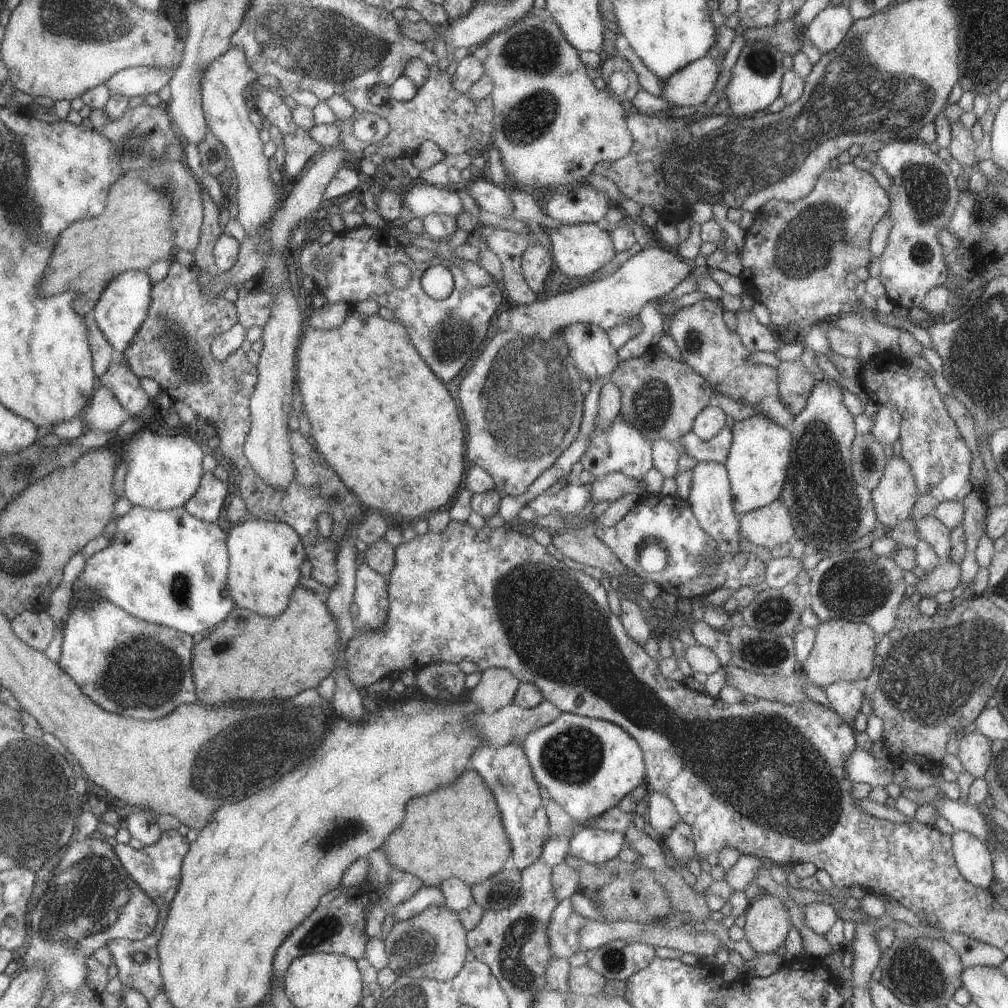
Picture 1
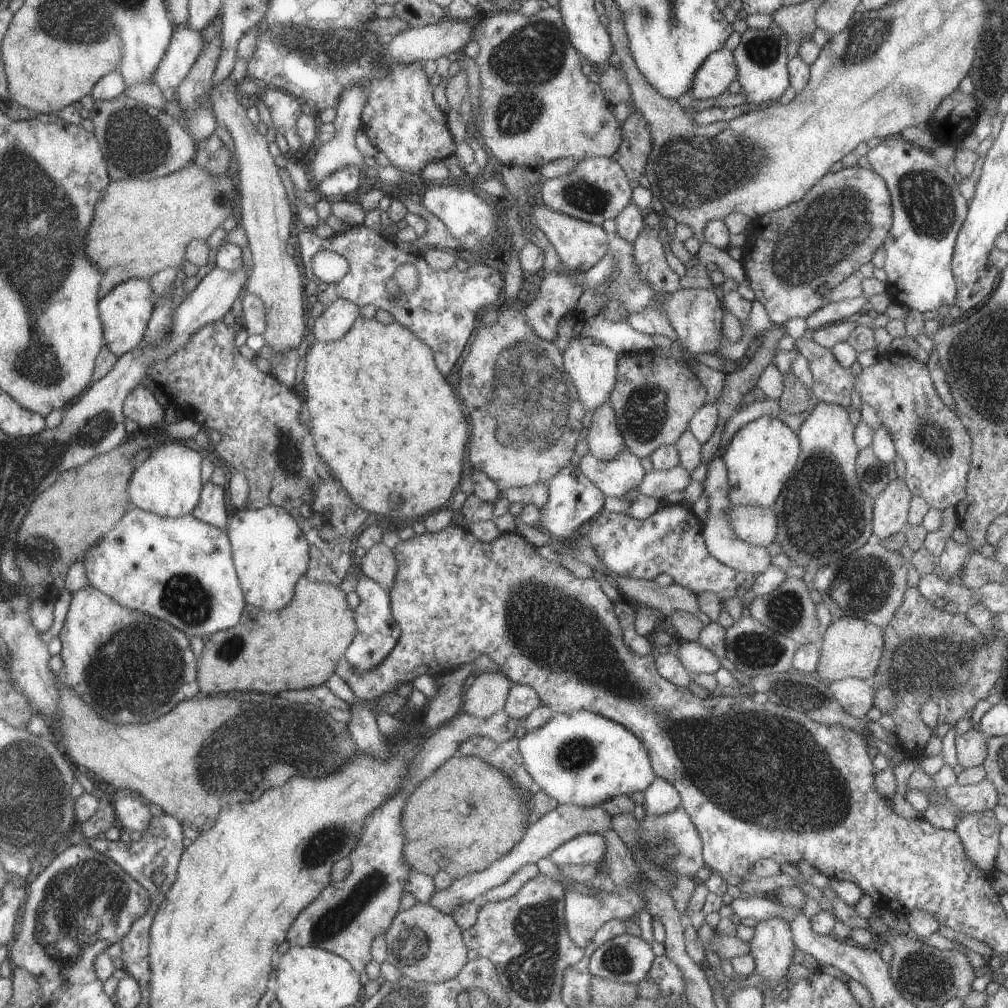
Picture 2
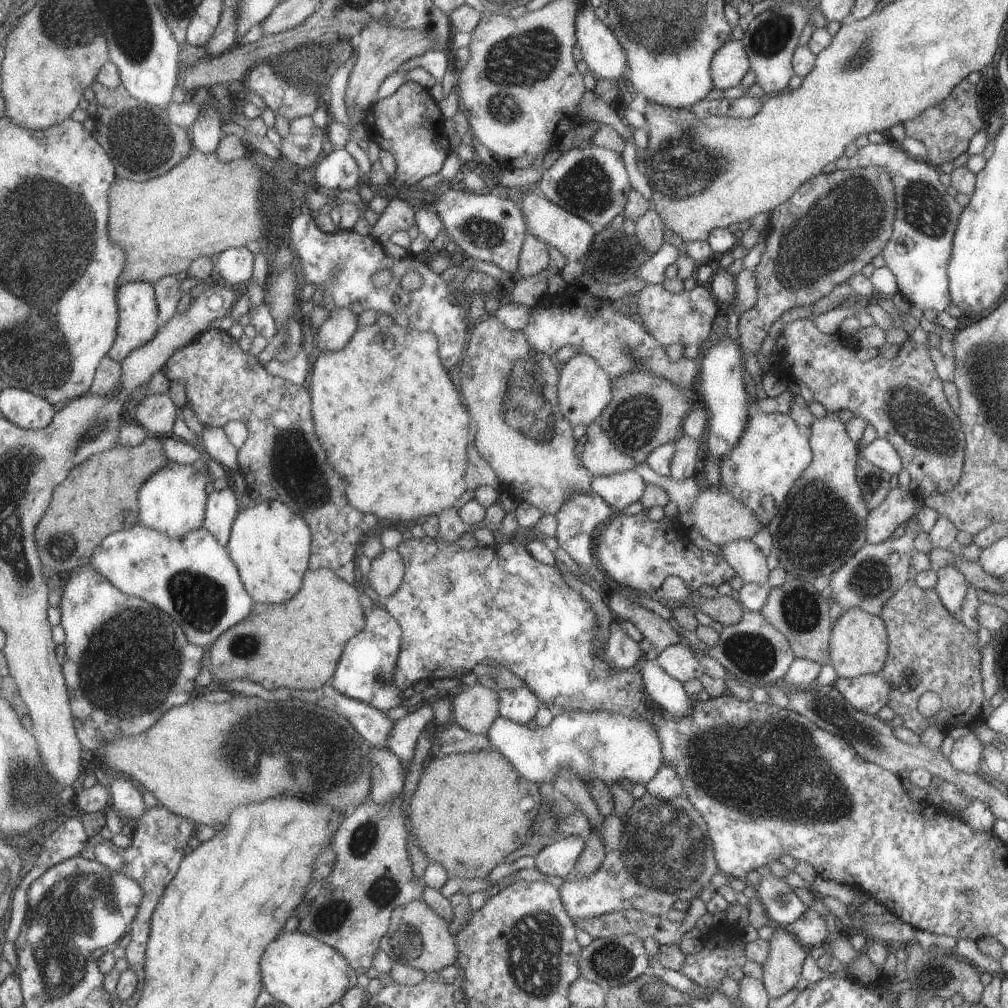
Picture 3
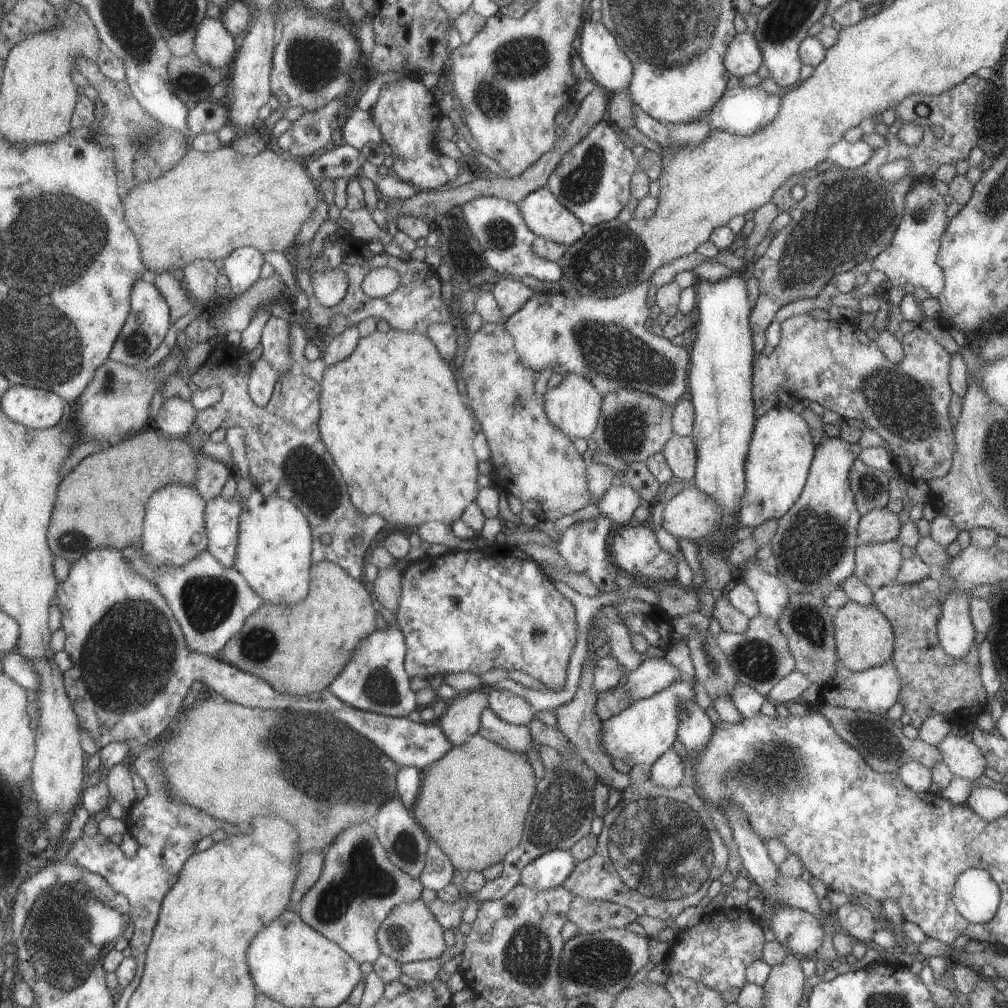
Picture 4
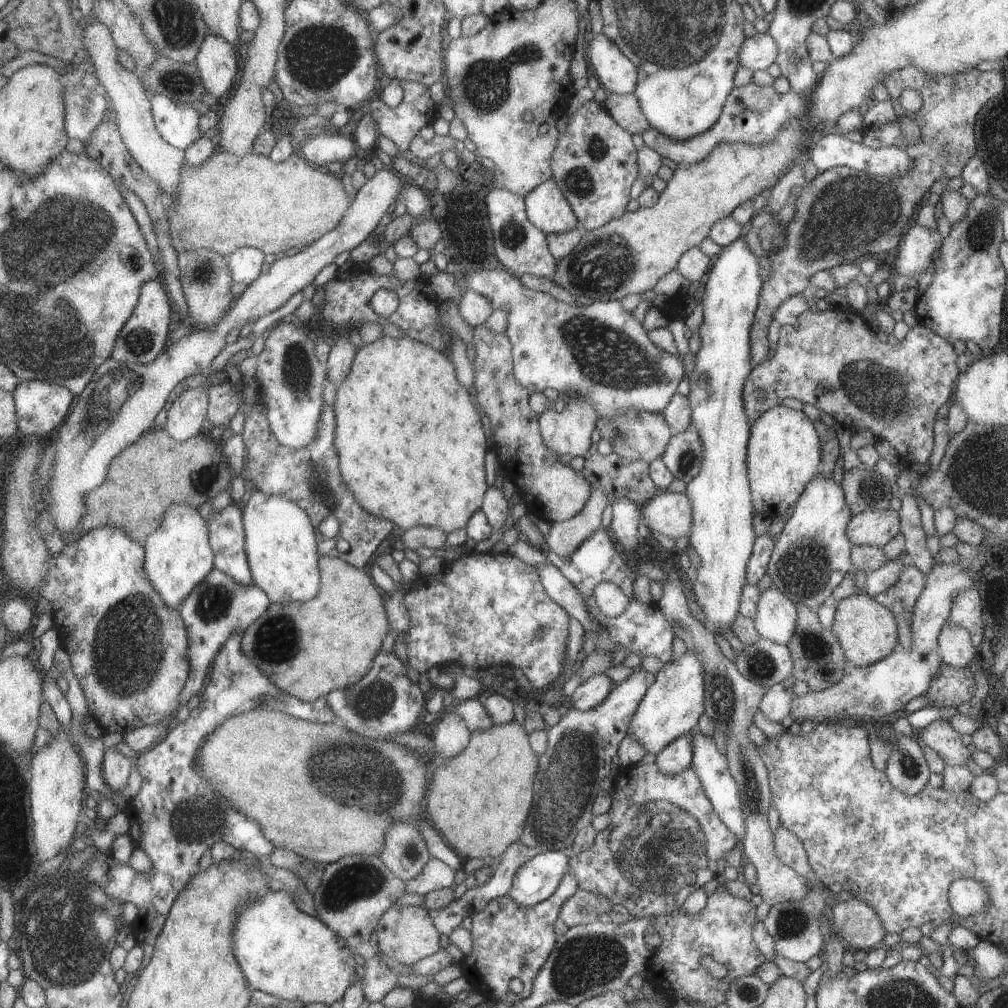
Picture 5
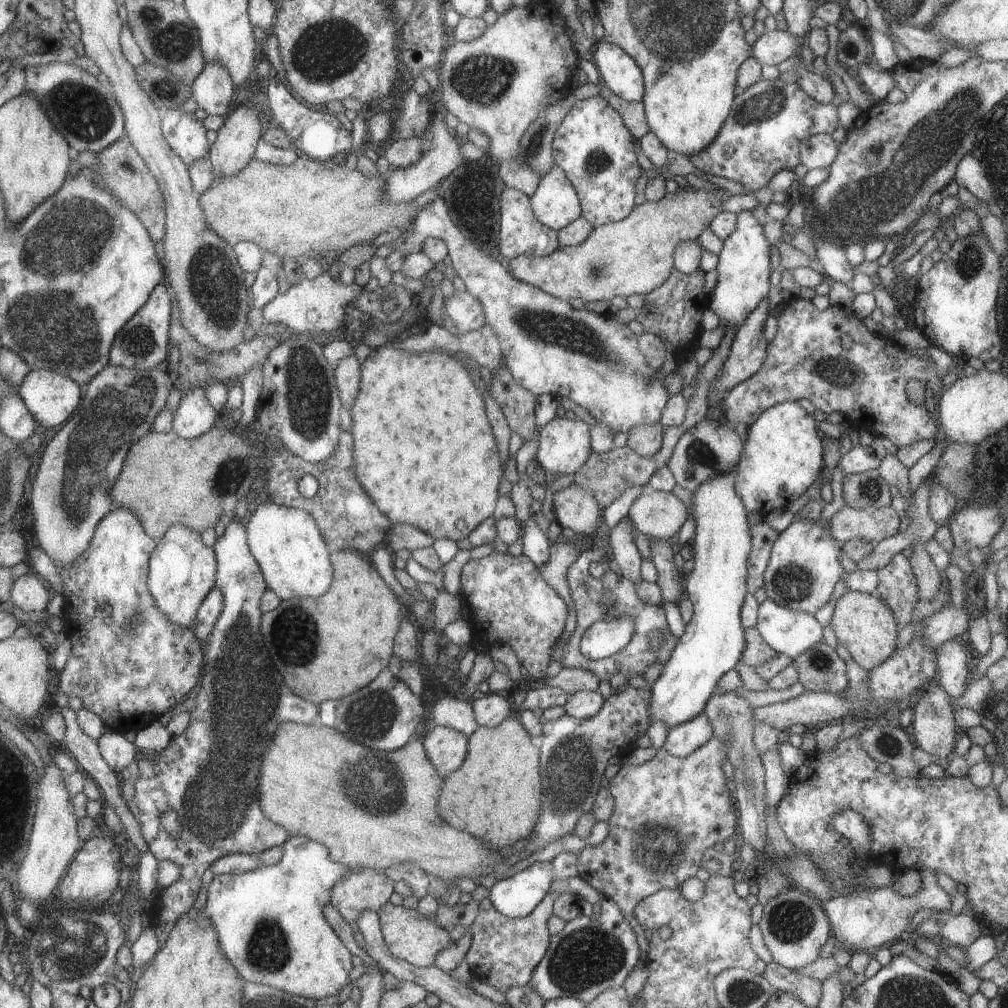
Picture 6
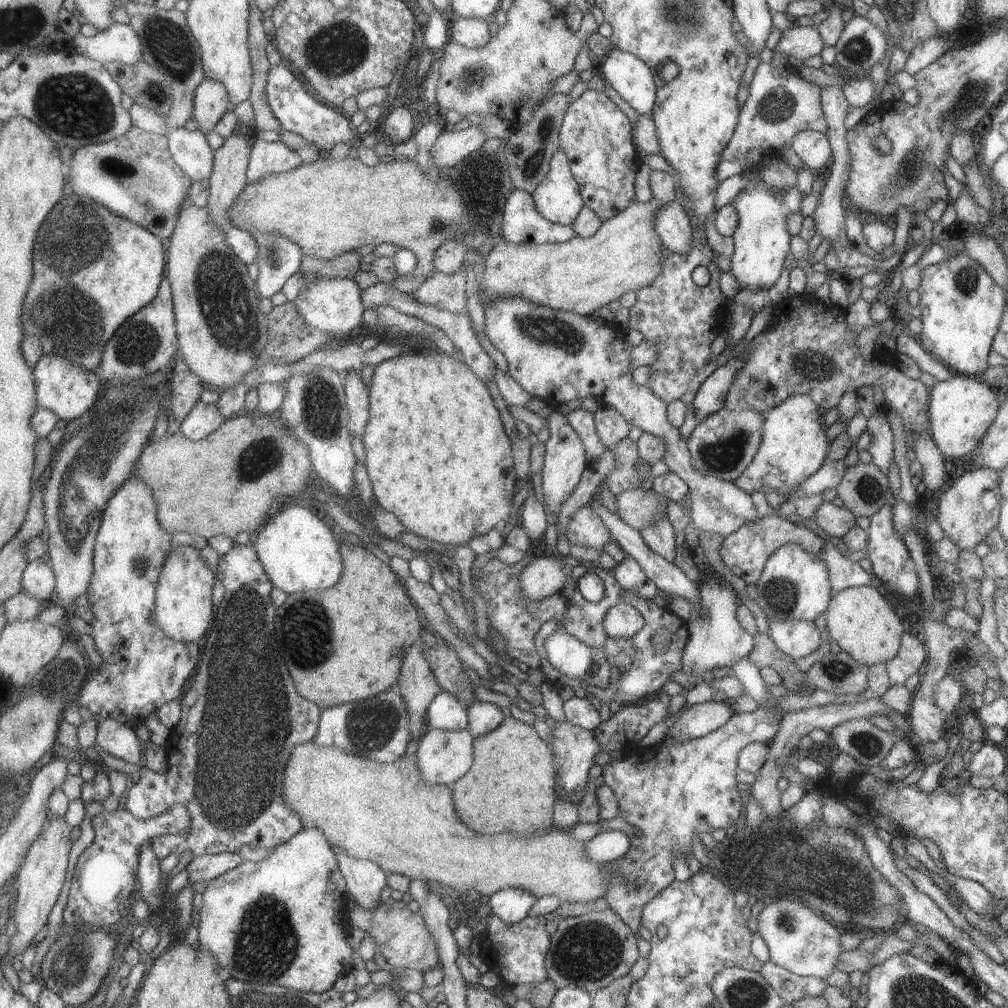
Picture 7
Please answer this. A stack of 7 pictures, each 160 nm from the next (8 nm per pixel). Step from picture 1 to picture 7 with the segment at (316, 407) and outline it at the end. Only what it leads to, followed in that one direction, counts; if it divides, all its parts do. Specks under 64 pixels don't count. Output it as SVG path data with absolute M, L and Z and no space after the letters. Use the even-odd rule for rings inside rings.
M423 351L411 355L400 355L380 364L373 371L373 384L369 388L369 420L365 424L365 432L361 443L365 446L366 474L370 481L375 503L397 518L397 521L409 532L442 545L464 545L473 536L486 534L495 528L499 520L507 519L512 498L518 491L519 481L513 469L512 446L504 431L499 411L493 404L492 398L485 384L458 360L454 360L445 353L433 352L426 354Z

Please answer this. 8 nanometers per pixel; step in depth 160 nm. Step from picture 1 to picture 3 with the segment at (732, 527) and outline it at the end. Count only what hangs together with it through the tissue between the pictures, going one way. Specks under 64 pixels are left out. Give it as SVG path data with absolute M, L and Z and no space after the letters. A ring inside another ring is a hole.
M739 539L719 546L718 554L747 583L767 585L765 557L749 539Z

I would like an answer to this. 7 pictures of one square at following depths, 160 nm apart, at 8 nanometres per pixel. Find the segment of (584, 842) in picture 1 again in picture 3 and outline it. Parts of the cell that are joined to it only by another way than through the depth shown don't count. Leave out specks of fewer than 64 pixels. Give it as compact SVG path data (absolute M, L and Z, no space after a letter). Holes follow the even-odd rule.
M567 835L554 843L544 844L535 854L535 869L545 876L574 874L574 864L583 850L585 839L579 835Z

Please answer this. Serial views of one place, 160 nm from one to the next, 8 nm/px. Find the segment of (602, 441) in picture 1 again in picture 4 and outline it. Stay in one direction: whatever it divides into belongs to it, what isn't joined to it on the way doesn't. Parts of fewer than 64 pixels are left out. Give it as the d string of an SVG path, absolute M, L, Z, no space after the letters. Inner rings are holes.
M614 482L596 502L598 510L607 515L613 522L613 527L617 528L627 523L633 523L633 511L643 503L639 494L629 485Z

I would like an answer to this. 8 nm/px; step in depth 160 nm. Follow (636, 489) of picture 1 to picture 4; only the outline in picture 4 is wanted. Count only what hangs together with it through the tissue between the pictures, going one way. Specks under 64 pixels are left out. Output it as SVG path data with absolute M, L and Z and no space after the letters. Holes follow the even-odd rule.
M672 433L661 451L673 476L681 478L684 483L694 478L697 457L691 437L682 437Z

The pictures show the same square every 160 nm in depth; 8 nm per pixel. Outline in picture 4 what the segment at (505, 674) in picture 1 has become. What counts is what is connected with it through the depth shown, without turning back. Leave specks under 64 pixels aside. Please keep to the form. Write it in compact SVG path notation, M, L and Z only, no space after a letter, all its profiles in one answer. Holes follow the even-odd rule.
M484 688L461 692L437 720L452 746L463 744L469 735L478 732L481 711L488 707L486 693Z

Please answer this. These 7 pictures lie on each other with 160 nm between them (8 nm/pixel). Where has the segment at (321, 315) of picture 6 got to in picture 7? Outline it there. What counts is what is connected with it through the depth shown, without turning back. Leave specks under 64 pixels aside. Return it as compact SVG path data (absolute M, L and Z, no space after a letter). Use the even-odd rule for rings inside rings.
M333 278L329 280L313 280L303 287L292 301L297 314L307 326L313 326L327 334L343 336L361 324L364 310L360 300L361 294L353 279Z

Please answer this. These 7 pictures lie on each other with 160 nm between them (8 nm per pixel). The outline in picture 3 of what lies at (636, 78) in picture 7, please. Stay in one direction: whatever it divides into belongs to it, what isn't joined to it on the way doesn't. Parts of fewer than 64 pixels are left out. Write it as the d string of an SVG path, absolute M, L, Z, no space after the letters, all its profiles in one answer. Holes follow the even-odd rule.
M579 6L574 31L582 59L595 78L617 80L627 73L622 46L607 23L595 17L591 6Z

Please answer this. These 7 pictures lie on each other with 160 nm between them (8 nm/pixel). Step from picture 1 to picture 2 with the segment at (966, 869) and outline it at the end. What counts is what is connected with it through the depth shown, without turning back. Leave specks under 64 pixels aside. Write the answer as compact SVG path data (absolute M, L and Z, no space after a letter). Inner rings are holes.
M991 810L966 814L956 821L954 828L964 848L965 858L986 875L995 868L994 860L1000 847L999 827L1000 822Z

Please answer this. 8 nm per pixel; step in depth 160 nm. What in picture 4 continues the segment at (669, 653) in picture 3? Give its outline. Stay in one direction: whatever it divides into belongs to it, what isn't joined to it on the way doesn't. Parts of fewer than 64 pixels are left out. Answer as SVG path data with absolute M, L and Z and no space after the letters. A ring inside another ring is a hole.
M665 657L646 658L636 669L626 672L622 682L623 685L627 686L629 694L631 694L632 701L630 702L633 702L634 700L654 695L661 689L666 689L673 682L679 681L680 678L683 679L684 676L682 668L674 667Z

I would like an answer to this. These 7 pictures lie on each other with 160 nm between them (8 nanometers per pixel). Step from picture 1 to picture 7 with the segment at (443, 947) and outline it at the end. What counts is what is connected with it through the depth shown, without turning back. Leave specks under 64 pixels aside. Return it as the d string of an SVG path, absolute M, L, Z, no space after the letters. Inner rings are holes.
M387 898L374 910L363 910L355 904L351 912L348 912L348 918L351 926L365 931L373 939L376 951L393 968L426 972L439 967L437 948L431 934L427 931L420 914L411 912L405 902Z

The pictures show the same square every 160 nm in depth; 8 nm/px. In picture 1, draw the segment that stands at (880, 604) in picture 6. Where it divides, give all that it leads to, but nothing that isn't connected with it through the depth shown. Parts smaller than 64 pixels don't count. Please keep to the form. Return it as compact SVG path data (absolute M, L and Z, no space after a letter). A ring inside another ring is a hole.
M835 618L820 622L814 631L814 643L808 657L798 665L809 684L824 688L837 681L853 683L858 678L866 679L871 674L878 639L871 627L865 623Z

